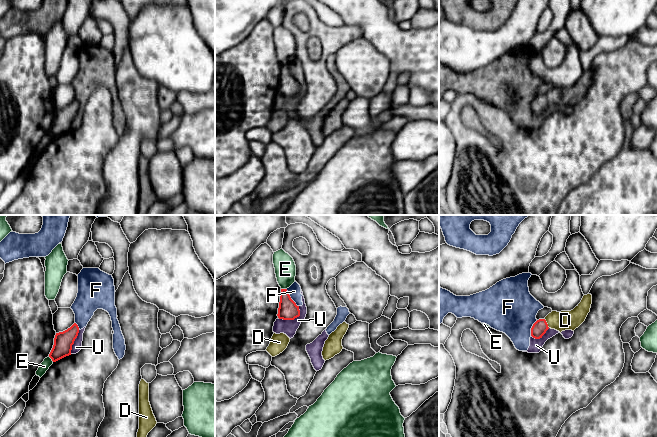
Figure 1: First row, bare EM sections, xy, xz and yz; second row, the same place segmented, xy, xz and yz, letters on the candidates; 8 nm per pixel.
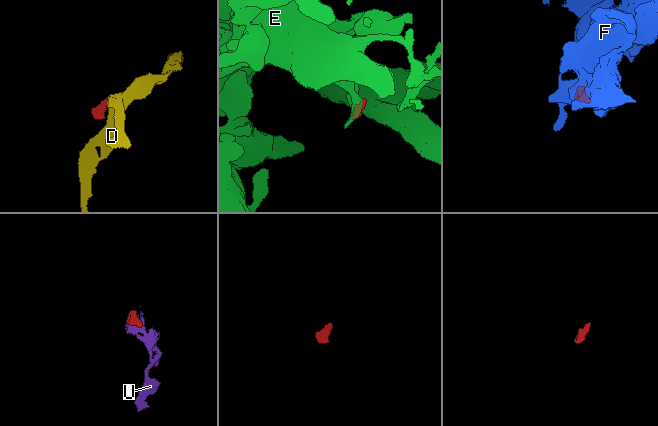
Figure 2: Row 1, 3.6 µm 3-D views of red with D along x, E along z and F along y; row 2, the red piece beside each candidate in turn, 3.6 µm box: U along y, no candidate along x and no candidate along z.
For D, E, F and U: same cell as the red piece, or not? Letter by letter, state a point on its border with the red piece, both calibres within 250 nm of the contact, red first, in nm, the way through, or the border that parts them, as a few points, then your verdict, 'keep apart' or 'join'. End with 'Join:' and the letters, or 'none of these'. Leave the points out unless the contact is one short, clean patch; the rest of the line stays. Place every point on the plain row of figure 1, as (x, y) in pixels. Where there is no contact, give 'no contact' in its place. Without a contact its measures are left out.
D: meets red in yz at (546, 99); 120 nm thick on the red side, 160 nm on the other; runs through yz (539, 104), (546, 99), (552, 96), (565, 96); join
E: meets red in xz at (284, 65); 160 nm thick on the red side, 180 nm on the other; border along xz (281, 64), (286, 65); keep apart
F: meets red in xz at (290, 74); 160 nm thick on the red side, 100 nm on the other; border along xz (286, 65), (290, 74), (298, 82); keep apart
U: meets red in xz at (293, 95); 160 nm thick on the red side, 130 nm on the other; border along xz (299, 82), (299, 91), (293, 95), (278, 94); keep apart
Join: D

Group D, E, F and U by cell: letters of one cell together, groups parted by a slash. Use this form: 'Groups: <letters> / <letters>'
Groups: D / E / F U

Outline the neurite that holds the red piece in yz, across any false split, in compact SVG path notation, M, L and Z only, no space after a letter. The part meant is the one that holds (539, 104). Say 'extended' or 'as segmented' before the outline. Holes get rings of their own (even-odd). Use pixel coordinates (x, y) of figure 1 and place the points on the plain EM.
extended; M584 71L581 78L571 87L552 87L544 95L537 96L531 104L531 112L540 115L551 104L560 109L565 106L574 107L586 95L590 88L592 71Z

